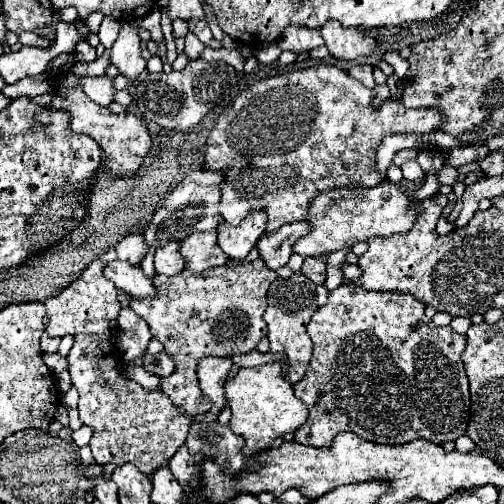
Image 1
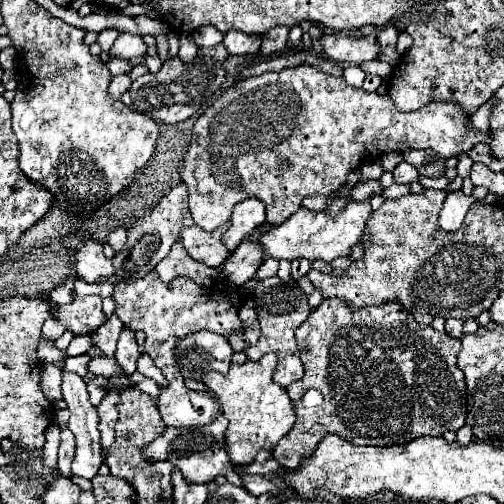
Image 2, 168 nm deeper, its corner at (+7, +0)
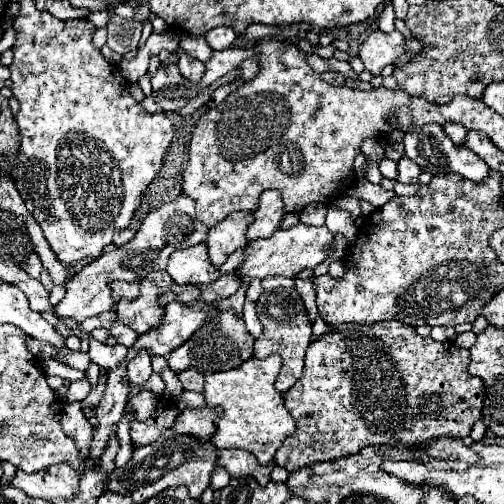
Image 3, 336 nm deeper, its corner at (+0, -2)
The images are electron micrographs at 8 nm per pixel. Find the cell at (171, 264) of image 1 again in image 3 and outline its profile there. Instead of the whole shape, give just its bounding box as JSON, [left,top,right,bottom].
[166,243,220,285]

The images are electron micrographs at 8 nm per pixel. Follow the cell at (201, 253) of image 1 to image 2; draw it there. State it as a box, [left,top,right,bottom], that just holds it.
[181,223,229,267]

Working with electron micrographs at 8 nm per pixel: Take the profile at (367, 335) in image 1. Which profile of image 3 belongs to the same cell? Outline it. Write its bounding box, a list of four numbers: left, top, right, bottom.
[276,321,484,473]

